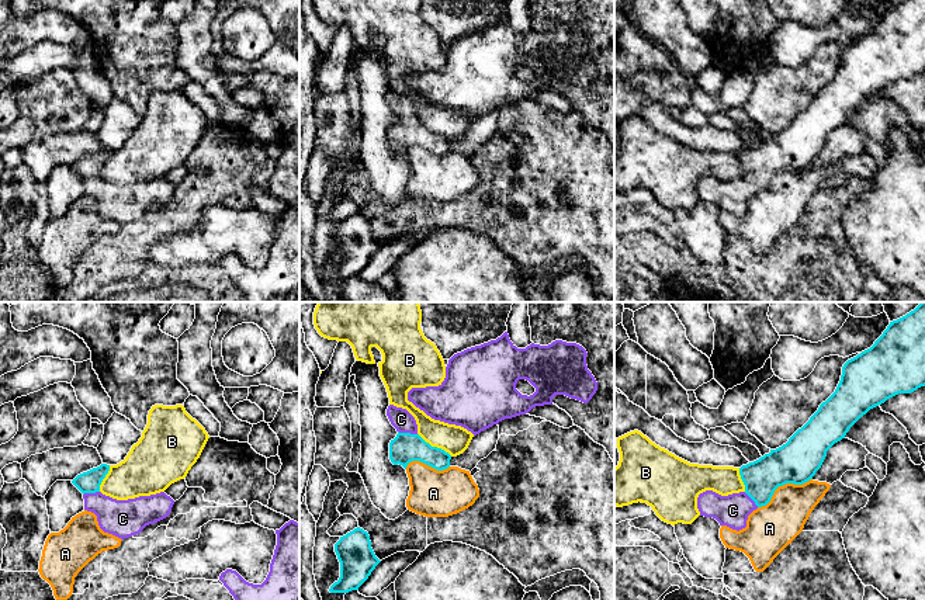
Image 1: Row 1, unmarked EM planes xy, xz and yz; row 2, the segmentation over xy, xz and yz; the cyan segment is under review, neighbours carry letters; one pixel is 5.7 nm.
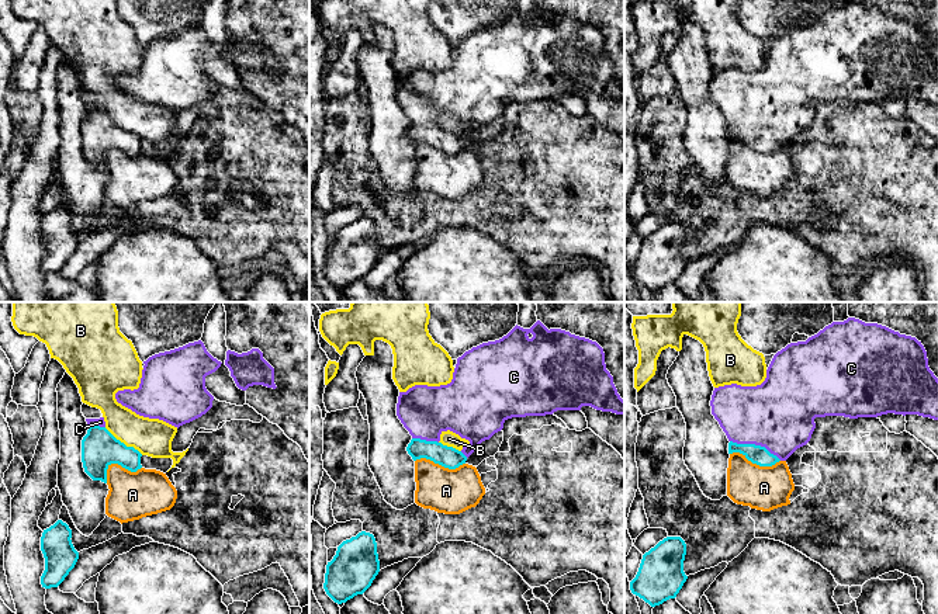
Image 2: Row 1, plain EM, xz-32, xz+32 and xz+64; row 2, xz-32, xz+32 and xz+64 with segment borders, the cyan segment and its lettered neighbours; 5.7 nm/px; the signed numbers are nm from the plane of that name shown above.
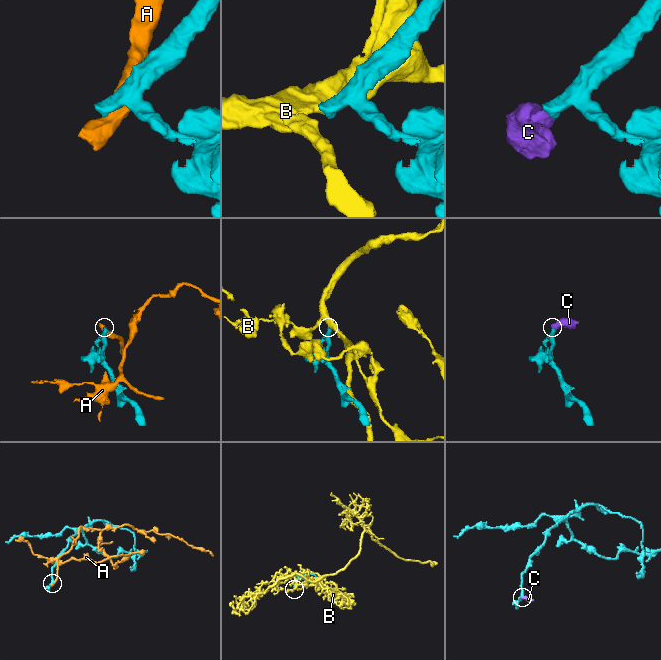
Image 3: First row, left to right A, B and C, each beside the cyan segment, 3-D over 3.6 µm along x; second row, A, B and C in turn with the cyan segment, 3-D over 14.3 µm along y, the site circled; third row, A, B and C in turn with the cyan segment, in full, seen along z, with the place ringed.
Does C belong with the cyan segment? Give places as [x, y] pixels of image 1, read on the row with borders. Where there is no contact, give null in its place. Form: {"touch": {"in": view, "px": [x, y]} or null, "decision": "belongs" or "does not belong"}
{"touch": {"in": "xz", "px": [408, 433]}, "decision": "belongs"}

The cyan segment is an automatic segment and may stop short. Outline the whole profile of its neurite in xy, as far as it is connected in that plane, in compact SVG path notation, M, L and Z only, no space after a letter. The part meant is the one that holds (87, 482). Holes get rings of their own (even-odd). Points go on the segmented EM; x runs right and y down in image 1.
M101 464L72 481L83 493L84 510L97 516L98 526L104 533L124 540L142 533L146 526L169 517L174 500L164 492L128 500L103 495L100 485L108 471L110 465Z

